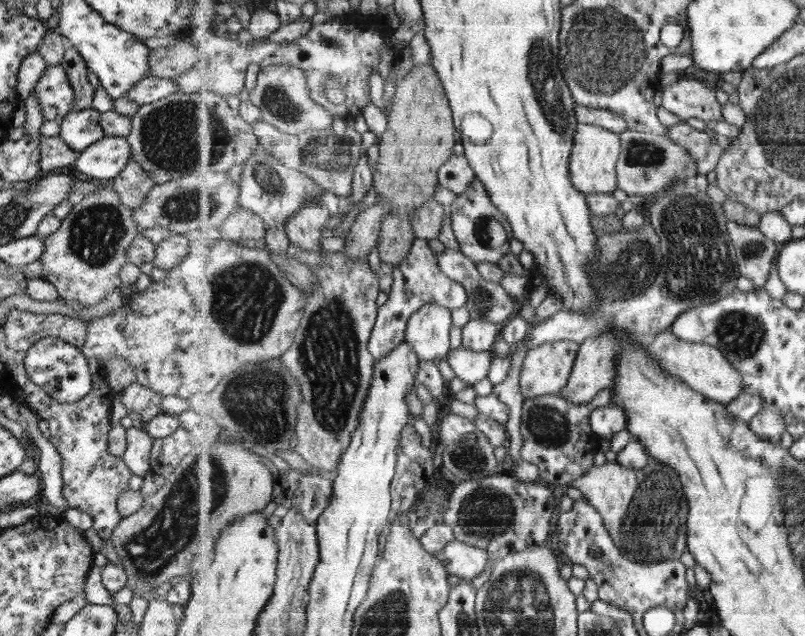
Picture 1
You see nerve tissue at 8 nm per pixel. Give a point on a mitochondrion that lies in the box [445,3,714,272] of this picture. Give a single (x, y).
(597, 42)

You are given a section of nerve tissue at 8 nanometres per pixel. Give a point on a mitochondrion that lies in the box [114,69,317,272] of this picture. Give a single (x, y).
(174, 136)

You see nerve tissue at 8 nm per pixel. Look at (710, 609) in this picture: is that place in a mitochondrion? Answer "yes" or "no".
no

